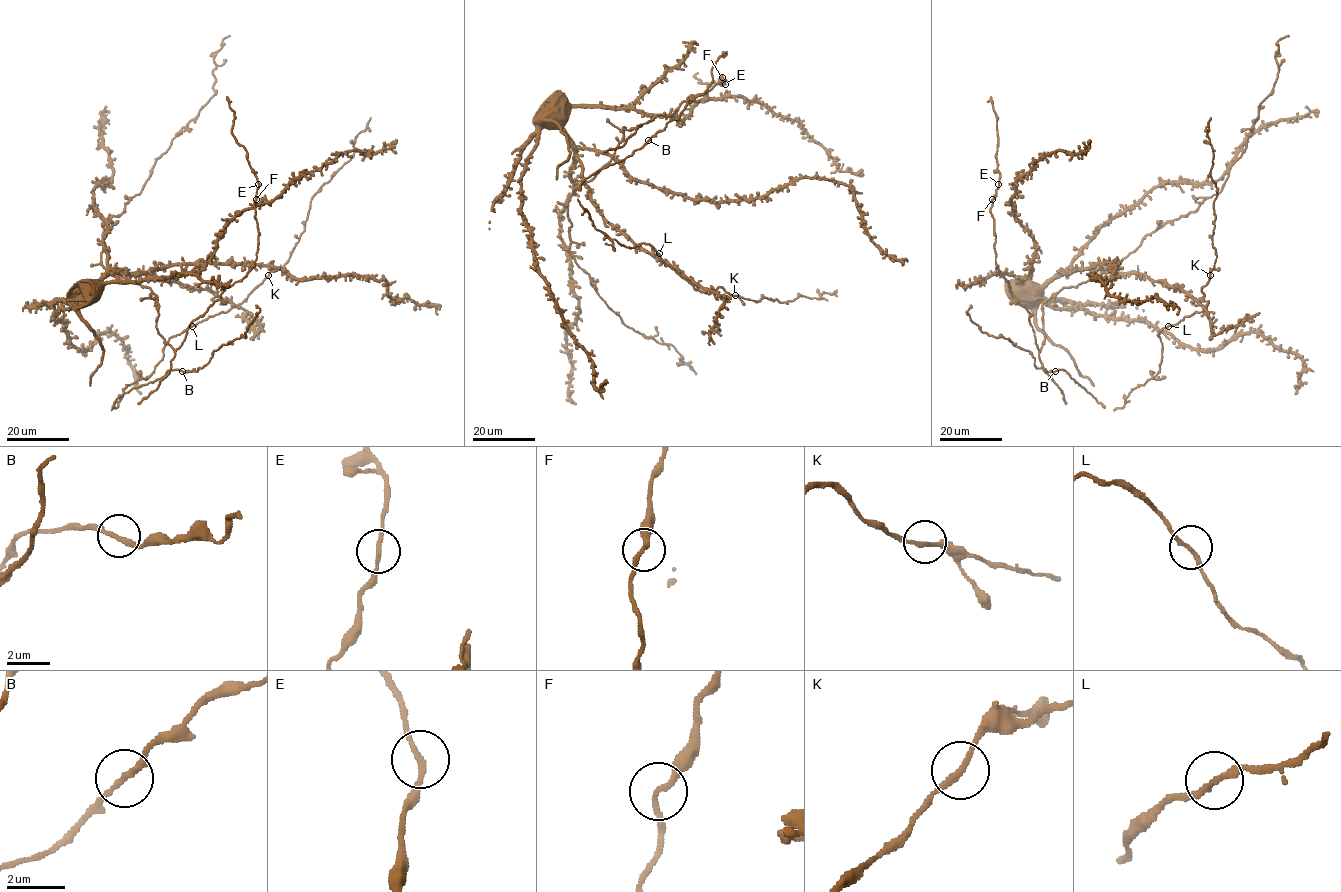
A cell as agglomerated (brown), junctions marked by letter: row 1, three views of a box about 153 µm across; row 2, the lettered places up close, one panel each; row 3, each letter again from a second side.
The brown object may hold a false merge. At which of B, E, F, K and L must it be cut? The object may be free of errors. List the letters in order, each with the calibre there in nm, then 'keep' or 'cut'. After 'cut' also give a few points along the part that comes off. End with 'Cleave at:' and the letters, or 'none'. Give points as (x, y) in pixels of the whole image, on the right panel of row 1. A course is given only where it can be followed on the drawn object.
B: 200 nm | keep
E: 180 nm | keep
F: 200 nm | keep
K: 200 nm | keep
L: 180 nm | keep
Cleave at: none

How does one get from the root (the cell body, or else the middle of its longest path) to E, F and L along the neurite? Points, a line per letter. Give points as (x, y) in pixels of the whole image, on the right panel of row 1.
E: (1019, 288), (1070, 270), (1096, 276), (1043, 303), (1039, 350), (995, 263), (998, 184)
F: (1019, 288), (1070, 270), (1096, 276), (1043, 303), (1039, 350), (995, 263), (991, 199)
L: (1019, 288), (1017, 280), (1045, 285), (1070, 270), (1144, 274), (1182, 288), (1206, 306), (1168, 326)

